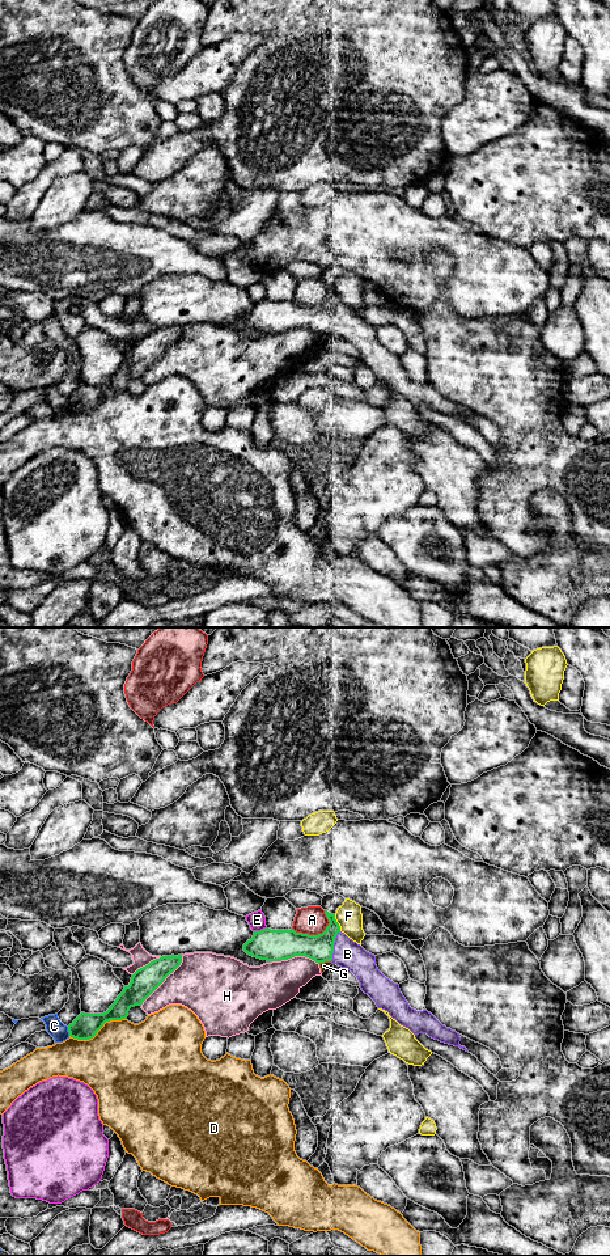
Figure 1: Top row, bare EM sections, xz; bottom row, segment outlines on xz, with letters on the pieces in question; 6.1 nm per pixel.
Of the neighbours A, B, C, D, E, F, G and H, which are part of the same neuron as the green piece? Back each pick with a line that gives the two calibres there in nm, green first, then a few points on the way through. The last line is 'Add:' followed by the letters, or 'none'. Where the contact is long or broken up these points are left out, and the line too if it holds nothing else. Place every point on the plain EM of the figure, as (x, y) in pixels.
B: Thickness 160 nm (green) against 180 nm
Add: B

